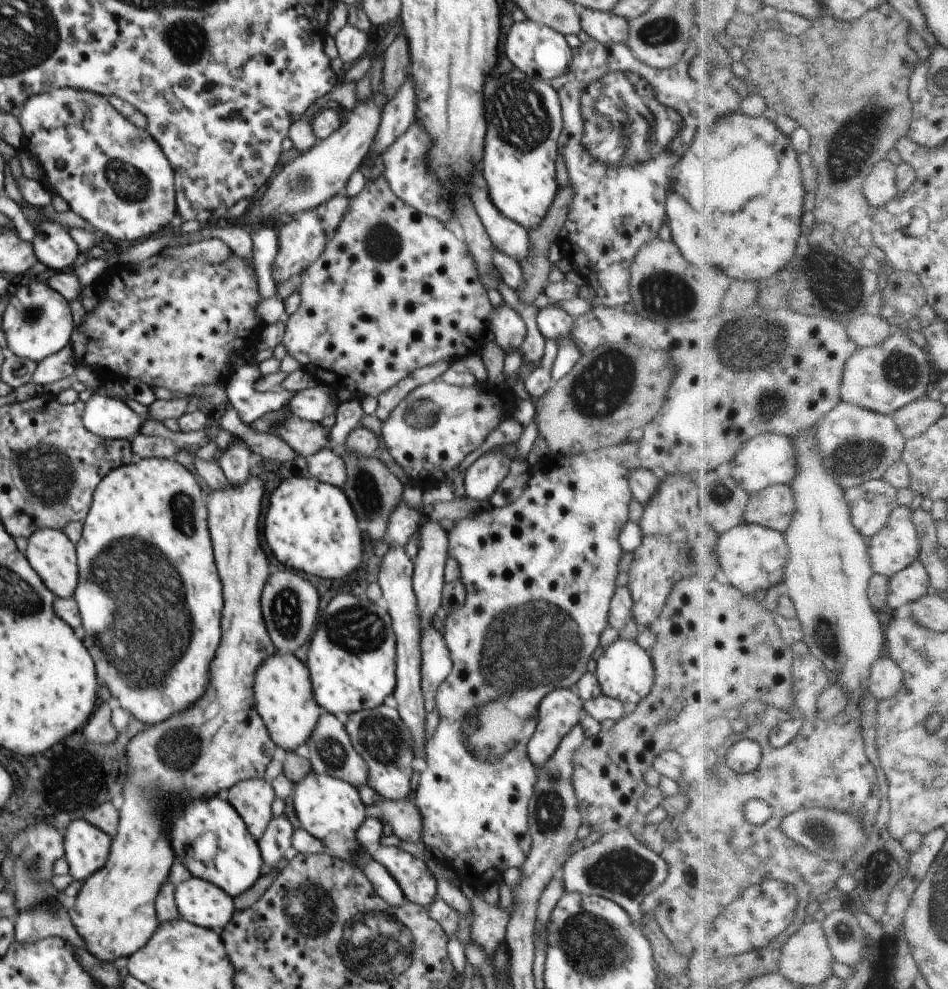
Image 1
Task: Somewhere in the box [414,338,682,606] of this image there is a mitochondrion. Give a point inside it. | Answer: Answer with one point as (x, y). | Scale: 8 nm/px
(605, 382)

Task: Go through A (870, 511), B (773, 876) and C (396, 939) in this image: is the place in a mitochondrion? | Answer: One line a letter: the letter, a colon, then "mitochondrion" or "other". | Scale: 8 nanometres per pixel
A: mitochondrion
B: other
C: mitochondrion

